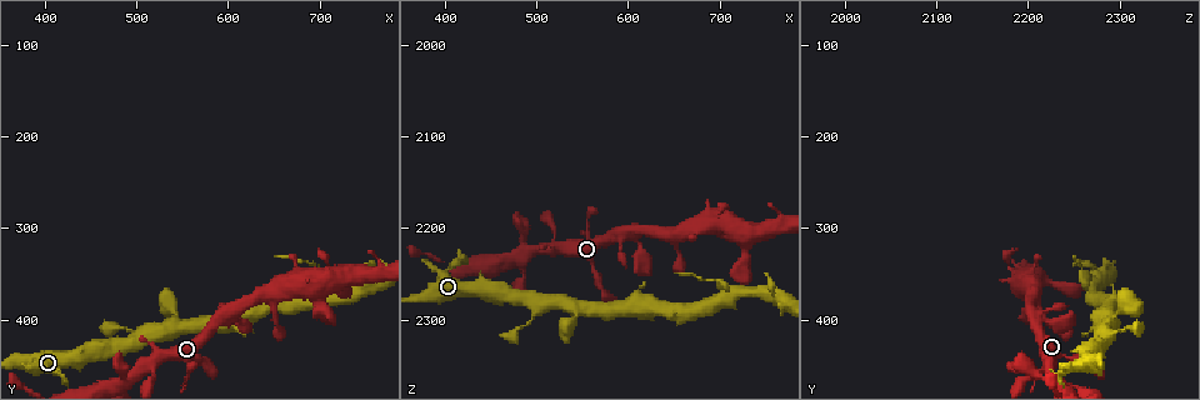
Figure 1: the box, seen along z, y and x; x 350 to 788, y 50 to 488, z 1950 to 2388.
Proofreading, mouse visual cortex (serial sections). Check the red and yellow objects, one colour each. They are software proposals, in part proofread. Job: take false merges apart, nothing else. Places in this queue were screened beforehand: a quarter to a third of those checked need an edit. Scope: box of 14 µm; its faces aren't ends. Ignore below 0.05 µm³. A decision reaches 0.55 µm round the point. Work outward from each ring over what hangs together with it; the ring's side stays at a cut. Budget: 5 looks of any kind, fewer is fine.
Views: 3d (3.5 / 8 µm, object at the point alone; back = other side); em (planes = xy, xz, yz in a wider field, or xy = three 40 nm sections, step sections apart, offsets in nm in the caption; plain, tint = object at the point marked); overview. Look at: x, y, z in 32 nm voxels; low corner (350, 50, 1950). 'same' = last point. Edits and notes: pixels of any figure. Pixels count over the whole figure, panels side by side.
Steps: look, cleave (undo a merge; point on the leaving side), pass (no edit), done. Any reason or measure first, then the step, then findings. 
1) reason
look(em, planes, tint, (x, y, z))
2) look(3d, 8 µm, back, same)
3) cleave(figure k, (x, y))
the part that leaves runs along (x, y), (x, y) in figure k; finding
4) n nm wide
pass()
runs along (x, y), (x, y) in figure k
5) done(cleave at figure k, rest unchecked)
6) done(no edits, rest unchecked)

three arms meet
look(em, xy, step 3, tint, (710, 375, 2270))

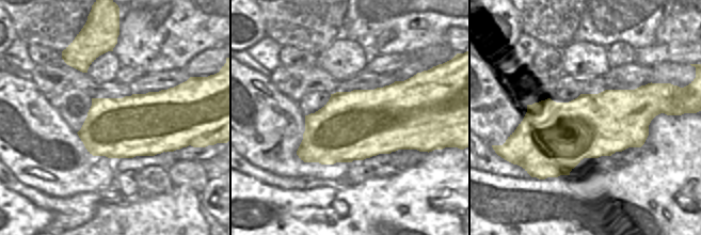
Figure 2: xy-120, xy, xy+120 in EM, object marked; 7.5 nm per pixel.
see where the arms go
look(3d, 3.5 µm, same)

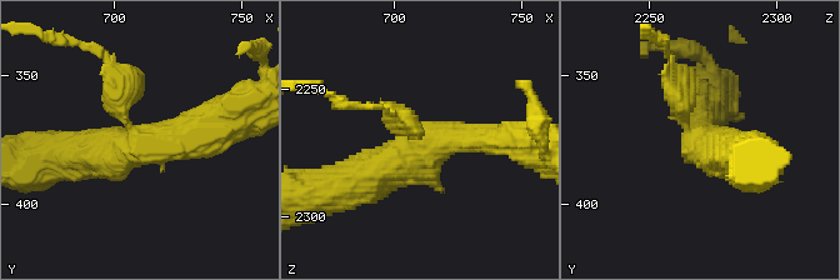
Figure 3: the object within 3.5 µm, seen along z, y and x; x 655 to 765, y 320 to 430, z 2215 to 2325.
3 arms
pass()
runs along (349, 183), (440, 138), (498, 141) in figure 3; one cell here

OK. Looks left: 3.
calibre changes
look(3d, 3.5 µm, (735, 355, 2210))

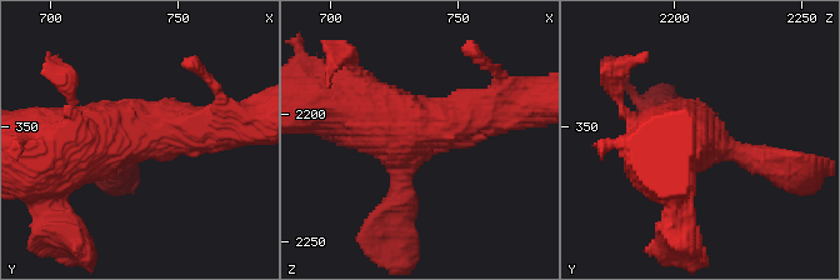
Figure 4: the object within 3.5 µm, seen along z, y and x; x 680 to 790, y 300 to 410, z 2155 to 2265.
now the EM
look(em, xy, step 3, tint, (732, 355, 2213))

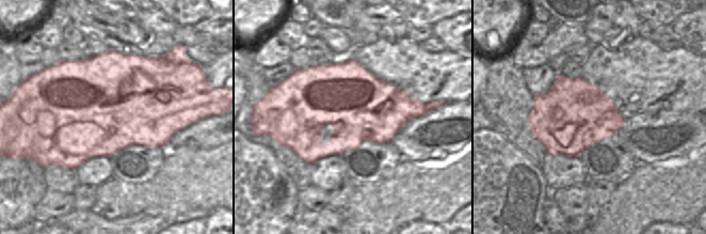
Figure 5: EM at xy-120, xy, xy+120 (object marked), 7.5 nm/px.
500 nm wide
pass()
runs along (58, 144), (85, 133), (211, 125) in figure 4; continuous, no second cell

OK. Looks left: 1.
done(no edits, rest unchecked)

